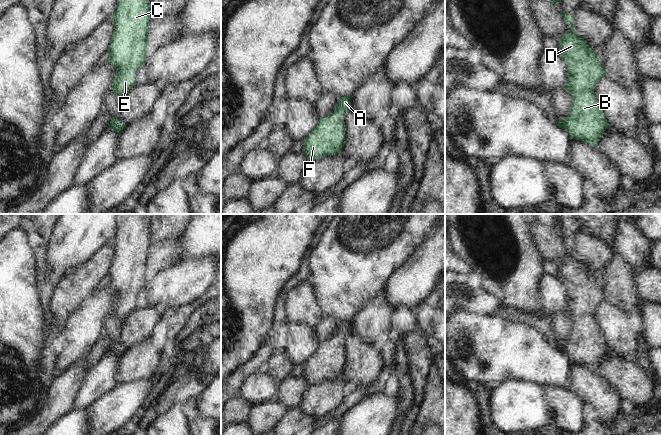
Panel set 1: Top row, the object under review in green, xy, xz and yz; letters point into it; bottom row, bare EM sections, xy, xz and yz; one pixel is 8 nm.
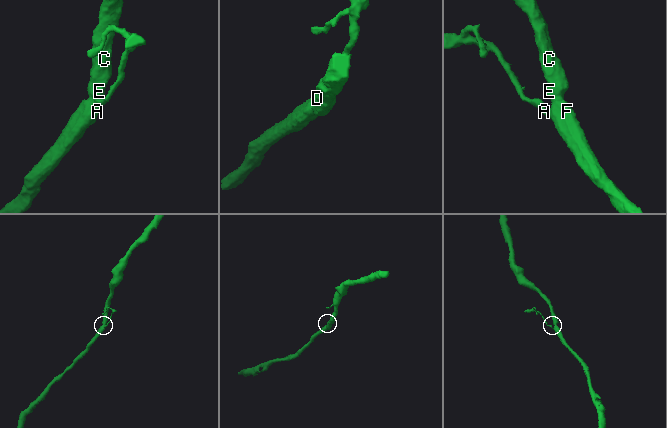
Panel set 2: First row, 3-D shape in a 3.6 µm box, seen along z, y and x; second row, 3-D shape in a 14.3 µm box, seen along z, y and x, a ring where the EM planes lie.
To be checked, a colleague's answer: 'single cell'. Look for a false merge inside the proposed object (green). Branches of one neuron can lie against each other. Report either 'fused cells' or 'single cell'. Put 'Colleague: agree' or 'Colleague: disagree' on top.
Colleague: agree
single cell

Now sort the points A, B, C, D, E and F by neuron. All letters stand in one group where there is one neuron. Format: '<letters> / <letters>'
A B C D E F

